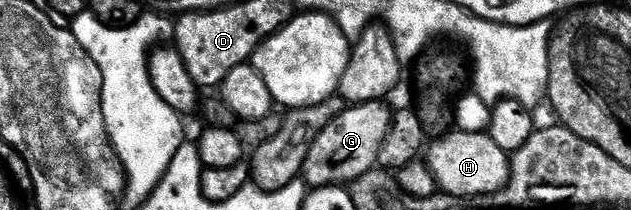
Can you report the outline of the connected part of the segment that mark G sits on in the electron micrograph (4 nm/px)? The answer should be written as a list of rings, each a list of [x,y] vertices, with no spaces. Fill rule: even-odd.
[[[380,100],[377,102],[360,102],[348,105],[346,108],[343,108],[347,110],[341,111],[327,127],[324,128],[323,126],[310,146],[307,147],[307,154],[302,164],[302,181],[311,188],[350,184],[356,178],[360,178],[361,175],[376,169],[379,160],[379,149],[391,127],[391,119],[393,117],[392,107],[387,107],[387,104],[386,101]]]

